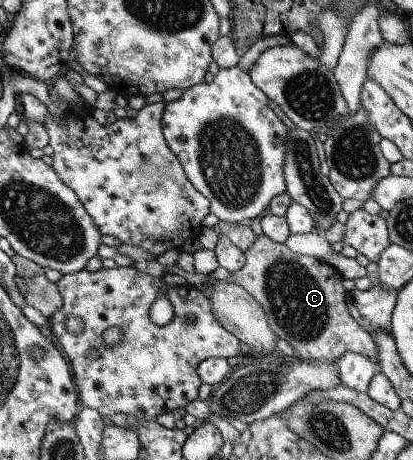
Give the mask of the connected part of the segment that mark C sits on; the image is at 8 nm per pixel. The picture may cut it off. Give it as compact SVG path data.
M266 235L256 236L245 255L244 267L232 273L231 277L226 279L226 283L236 283L252 295L252 298L266 311L270 329L279 339L290 343L294 351L299 351L299 358L310 363L320 361L326 365L336 363L346 353L358 353L370 359L377 359L376 343L369 330L360 327L350 315L348 311L350 298L343 287L344 278L332 265L305 254L292 253L285 244L271 241Z

